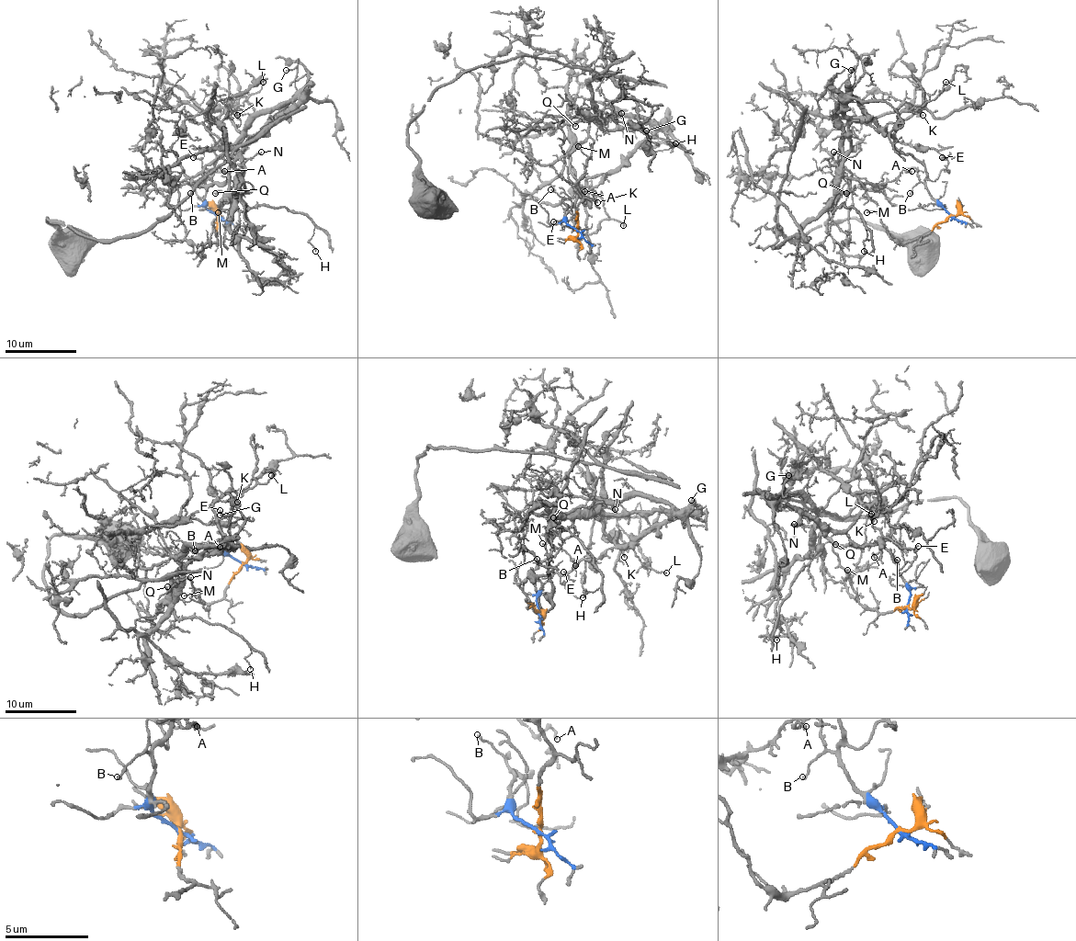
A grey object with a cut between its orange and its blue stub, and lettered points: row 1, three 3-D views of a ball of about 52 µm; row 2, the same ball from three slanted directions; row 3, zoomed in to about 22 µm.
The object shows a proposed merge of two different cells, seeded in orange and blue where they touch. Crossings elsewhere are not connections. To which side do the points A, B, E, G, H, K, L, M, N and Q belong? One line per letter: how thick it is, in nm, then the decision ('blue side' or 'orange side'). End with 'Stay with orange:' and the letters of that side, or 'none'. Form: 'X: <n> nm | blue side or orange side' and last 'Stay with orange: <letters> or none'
A: 110 nm | orange side
B: 140 nm | blue side
E: 140 nm | blue side
G: 180 nm | blue side
H: 130 nm | orange side
K: 190 nm | blue side
L: 140 nm | blue side
M: 120 nm | orange side
N: 170 nm | orange side
Q: 160 nm | orange side
Stay with orange: A, H, M, N, Q

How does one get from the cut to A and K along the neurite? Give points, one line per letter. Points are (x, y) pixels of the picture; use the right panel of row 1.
A: (950, 216), (907, 243), (899, 243), (889, 236), (878, 208), (857, 181), (891, 183), (905, 168), (911, 172)
K: (950, 216), (926, 189), (925, 168), (912, 155), (895, 145), (900, 115), (905, 111), (923, 115)

